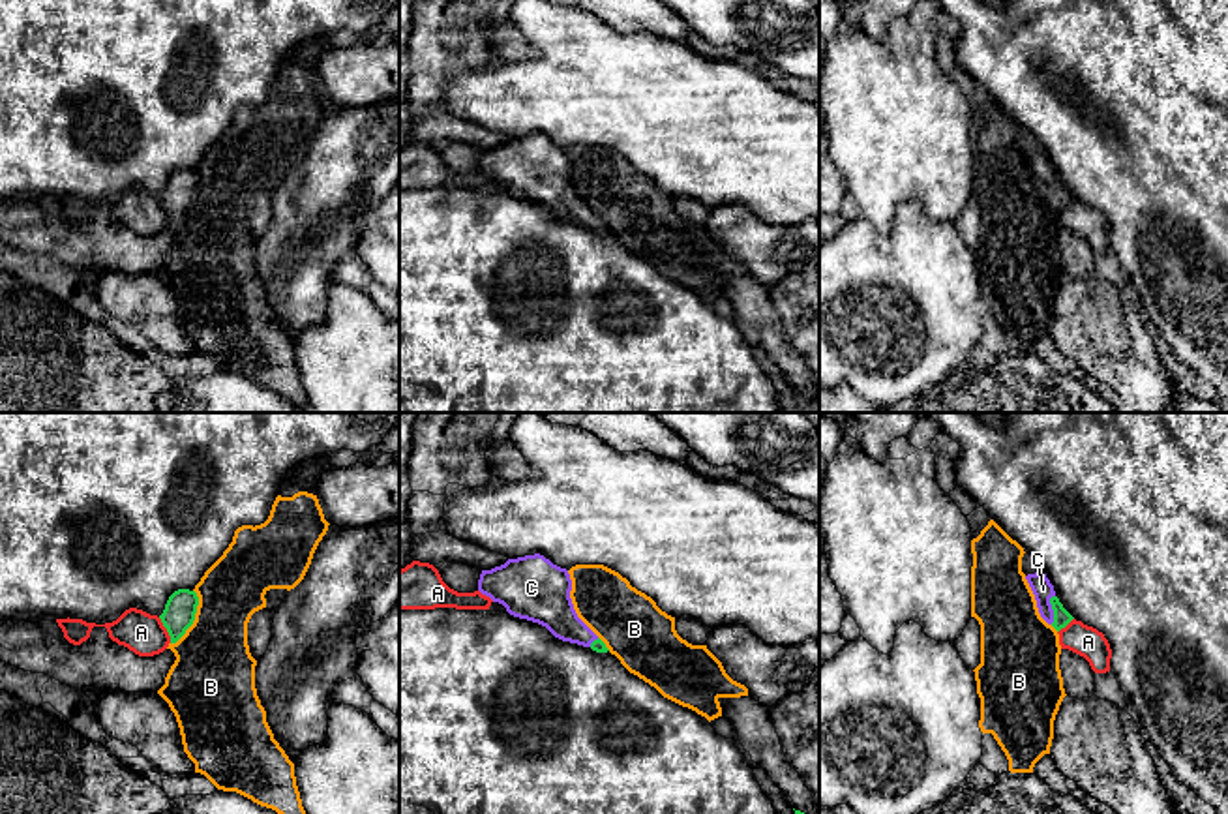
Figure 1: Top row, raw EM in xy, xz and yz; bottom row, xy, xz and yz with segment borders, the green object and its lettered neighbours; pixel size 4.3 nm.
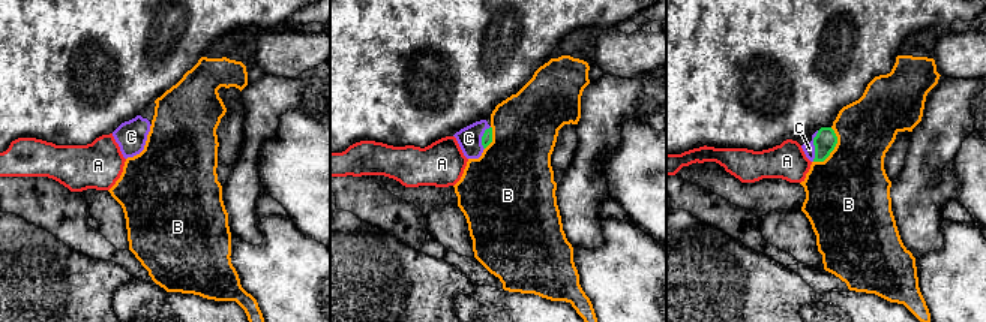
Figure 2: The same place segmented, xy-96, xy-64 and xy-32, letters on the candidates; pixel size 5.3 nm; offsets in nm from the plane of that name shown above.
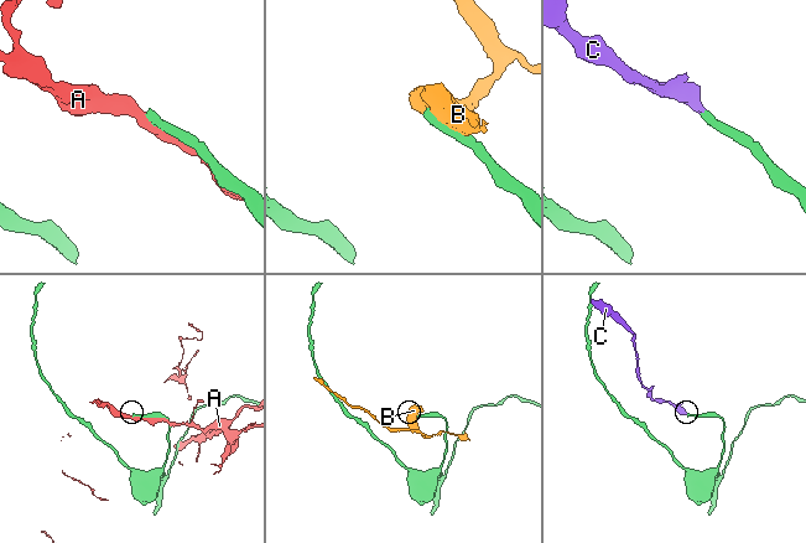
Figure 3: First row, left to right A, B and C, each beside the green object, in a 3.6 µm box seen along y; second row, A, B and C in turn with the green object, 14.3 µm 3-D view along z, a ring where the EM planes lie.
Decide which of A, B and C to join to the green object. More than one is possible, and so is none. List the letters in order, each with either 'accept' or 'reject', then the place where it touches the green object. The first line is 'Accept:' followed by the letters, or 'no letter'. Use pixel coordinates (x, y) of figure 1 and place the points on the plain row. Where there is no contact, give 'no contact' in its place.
Accept: C
A: reject; meets green in xy at (167, 211)
B: reject; meets green in xy at (194, 197)
C: accept; meets green in yz at (1052, 188)

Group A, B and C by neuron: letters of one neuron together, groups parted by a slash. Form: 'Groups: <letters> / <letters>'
Groups: A / B / C

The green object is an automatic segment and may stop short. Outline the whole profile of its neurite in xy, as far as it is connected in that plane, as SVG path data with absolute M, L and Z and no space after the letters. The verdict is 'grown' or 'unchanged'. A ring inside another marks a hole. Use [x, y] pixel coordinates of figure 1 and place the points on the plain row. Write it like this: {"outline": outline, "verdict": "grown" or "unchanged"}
{"outline": "M178 169L169 176L159 199L171 216L171 223L176 223L193 204L197 186L199 186L199 176L195 171Z", "verdict": "unchanged"}

